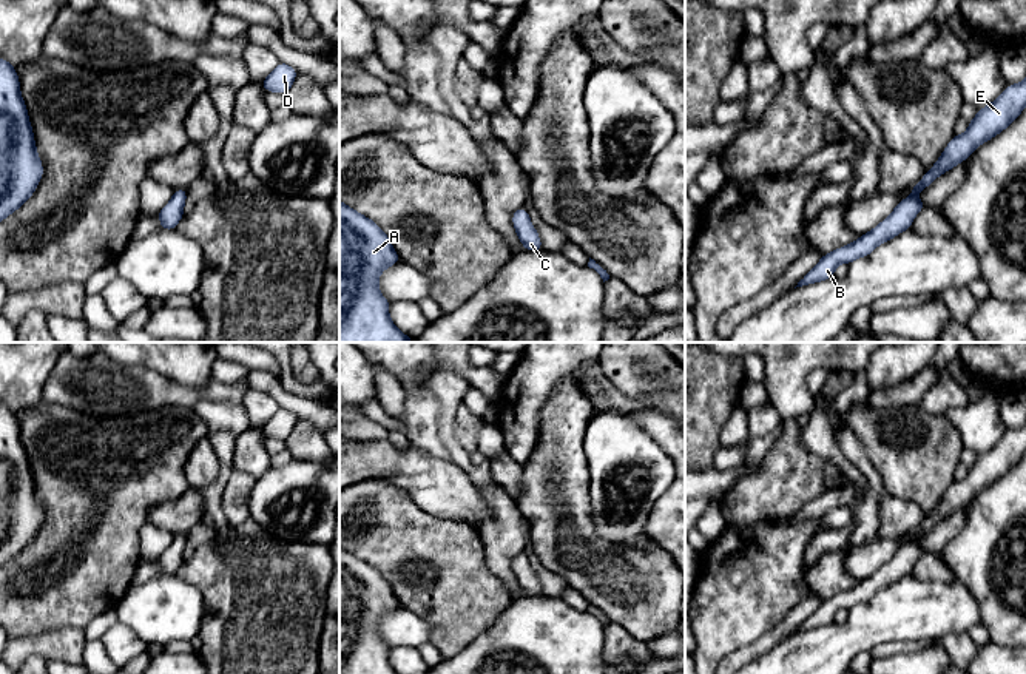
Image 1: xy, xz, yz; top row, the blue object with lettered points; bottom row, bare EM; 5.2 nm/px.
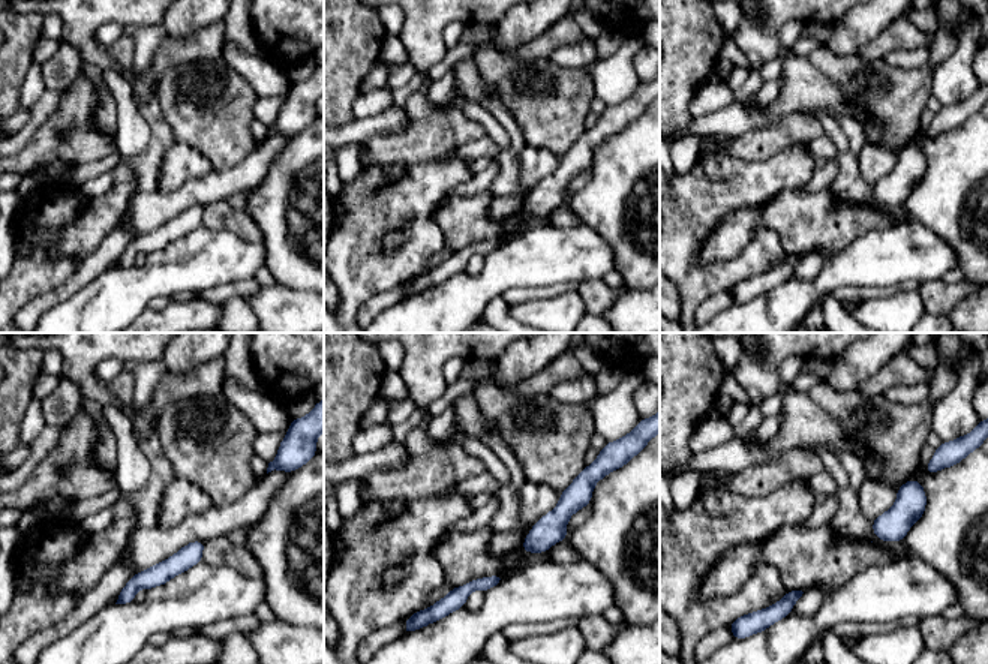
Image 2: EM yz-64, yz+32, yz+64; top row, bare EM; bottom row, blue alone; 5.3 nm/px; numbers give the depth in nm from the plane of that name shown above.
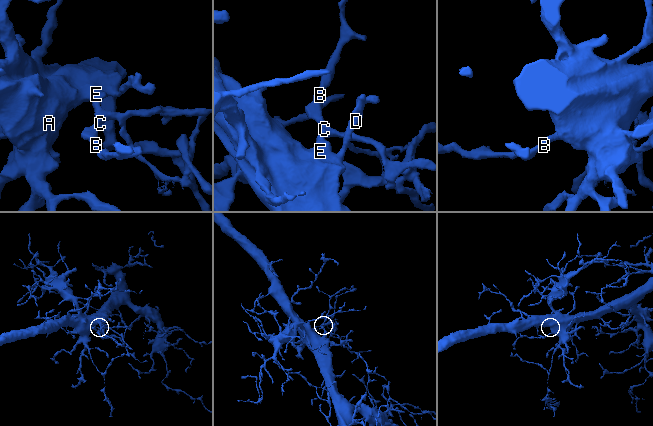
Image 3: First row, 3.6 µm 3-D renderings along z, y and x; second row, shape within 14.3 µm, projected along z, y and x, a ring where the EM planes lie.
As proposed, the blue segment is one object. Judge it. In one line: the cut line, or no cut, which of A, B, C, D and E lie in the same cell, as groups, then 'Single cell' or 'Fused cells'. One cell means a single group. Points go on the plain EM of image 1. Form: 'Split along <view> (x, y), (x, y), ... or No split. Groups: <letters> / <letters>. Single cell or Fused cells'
No split. Groups: A B C D E. Single cell

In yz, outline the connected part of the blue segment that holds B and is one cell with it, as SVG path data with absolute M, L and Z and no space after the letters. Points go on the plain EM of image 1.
M1026 423L1015 430L1007 430L1003 438L987 452L980 453L969 467L967 475L953 481L940 504L924 518L923 524L912 532L912 538L898 548L887 564L873 575L859 581L852 589L822 600L821 606L798 628L796 632L821 628L833 623L839 609L869 602L878 591L896 583L910 571L916 560L927 554L918 538L926 535L937 523L966 506L981 489L1006 475L1026 452Z

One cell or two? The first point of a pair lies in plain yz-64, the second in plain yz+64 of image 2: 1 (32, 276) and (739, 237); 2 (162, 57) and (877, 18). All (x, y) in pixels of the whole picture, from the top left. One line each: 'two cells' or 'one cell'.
1: two cells
2: two cells

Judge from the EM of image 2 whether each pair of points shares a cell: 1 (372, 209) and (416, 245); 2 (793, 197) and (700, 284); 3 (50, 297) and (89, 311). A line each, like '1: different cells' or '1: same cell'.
1: same cell
2: different cells
3: different cells

